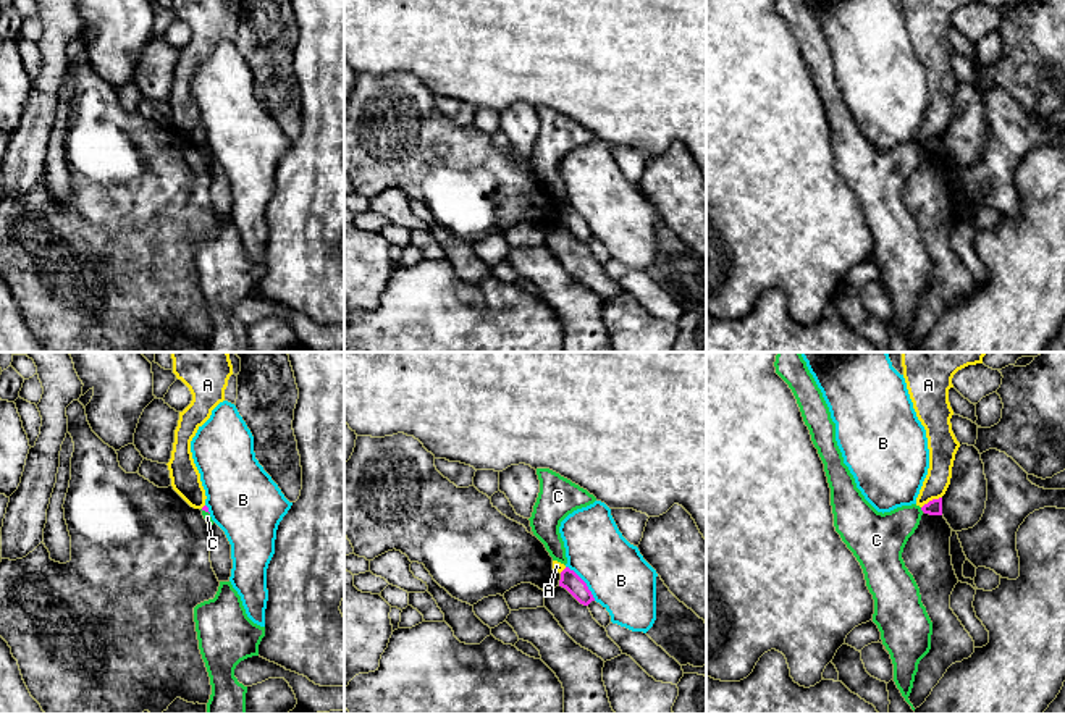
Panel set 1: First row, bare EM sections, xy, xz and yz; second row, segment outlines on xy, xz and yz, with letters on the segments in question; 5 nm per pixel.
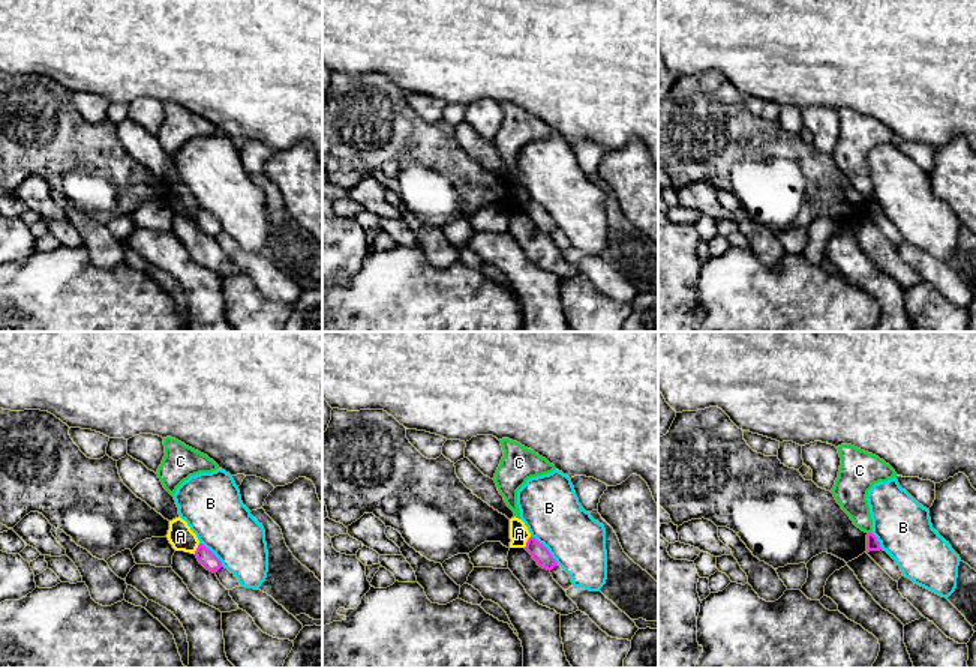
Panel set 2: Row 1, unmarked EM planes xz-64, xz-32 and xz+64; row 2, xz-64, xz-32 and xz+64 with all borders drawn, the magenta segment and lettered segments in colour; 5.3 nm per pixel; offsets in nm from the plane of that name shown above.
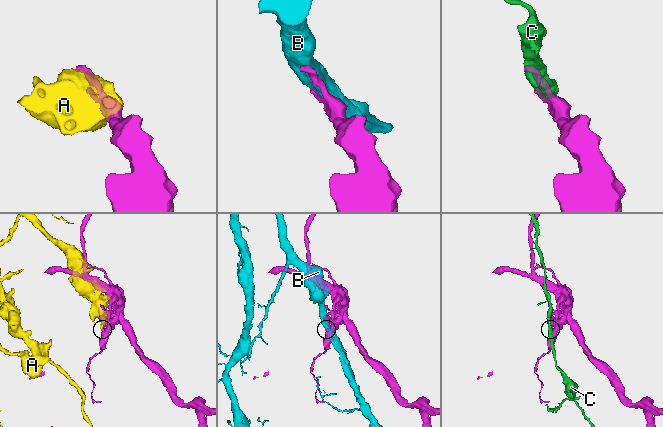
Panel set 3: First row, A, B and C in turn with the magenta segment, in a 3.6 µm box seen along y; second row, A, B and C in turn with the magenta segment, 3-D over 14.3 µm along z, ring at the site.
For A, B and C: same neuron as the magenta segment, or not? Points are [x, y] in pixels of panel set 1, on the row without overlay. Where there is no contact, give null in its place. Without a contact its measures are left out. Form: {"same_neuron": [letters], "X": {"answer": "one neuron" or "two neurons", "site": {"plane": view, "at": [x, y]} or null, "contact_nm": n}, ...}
{"same_neuron": [], "A": {"answer": "two neurons", "site": {"plane": "yz", "at": [931, 139]}, "contact_nm": 120}, "B": {"answer": "two neurons", "site": {"plane": "xz", "at": [584, 220]}, "contact_nm": 220}, "C": {"answer": "two neurons", "site": {"plane": "yz", "at": [921, 147]}, "contact_nm": 30}}

